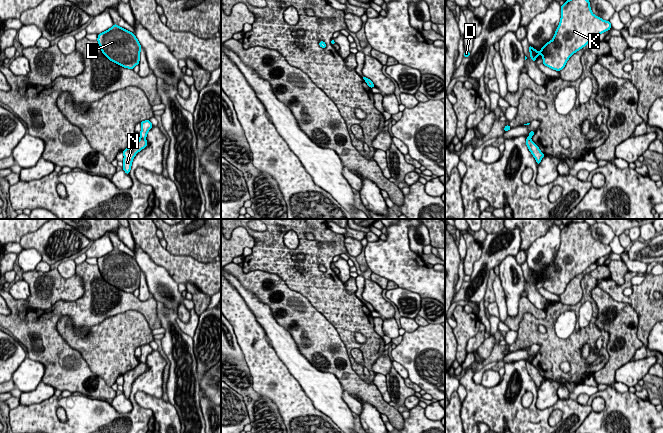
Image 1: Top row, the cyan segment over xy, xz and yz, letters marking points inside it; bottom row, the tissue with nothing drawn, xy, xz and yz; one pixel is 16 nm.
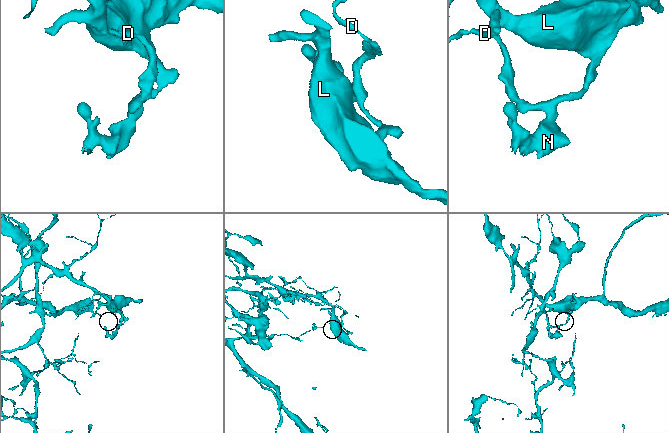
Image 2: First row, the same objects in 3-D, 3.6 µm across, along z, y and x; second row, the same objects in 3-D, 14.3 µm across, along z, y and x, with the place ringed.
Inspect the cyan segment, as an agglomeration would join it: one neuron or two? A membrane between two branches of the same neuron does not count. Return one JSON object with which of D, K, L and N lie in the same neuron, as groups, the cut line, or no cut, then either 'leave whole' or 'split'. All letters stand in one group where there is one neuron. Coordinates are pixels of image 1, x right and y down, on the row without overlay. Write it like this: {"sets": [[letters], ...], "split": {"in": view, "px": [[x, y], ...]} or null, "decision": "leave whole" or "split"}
{"sets": [["D", "K", "L"], ["N"]], "split": {"in": "xy", "px": [[140, 361], [145, 364]]}, "decision": "split"}

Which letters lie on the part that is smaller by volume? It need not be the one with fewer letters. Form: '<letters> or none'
N

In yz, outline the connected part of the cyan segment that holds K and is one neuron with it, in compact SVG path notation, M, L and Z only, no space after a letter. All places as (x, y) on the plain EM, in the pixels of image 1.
M571 222L561 230L561 243L553 263L547 266L539 276L529 269L530 281L535 286L537 280L541 278L543 289L560 295L575 276L610 253L611 247L609 245L605 245L592 237L589 224L586 222Z

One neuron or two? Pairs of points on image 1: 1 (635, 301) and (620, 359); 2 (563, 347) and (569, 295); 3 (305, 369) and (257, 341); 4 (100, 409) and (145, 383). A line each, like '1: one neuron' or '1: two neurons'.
1: two neurons
2: two neurons
3: two neurons
4: one neuron

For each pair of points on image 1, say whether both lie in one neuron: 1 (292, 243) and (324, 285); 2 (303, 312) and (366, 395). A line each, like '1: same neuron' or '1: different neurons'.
1: different neurons
2: same neuron

